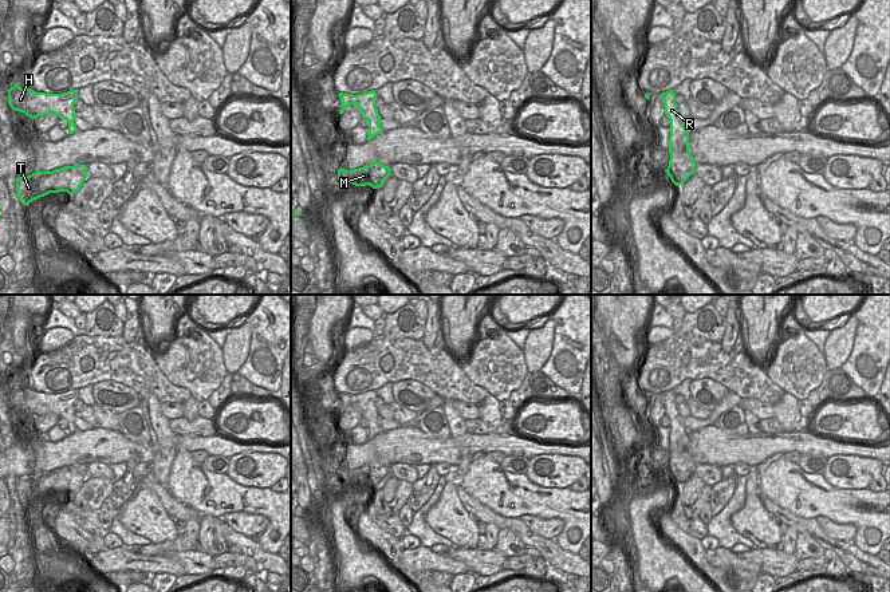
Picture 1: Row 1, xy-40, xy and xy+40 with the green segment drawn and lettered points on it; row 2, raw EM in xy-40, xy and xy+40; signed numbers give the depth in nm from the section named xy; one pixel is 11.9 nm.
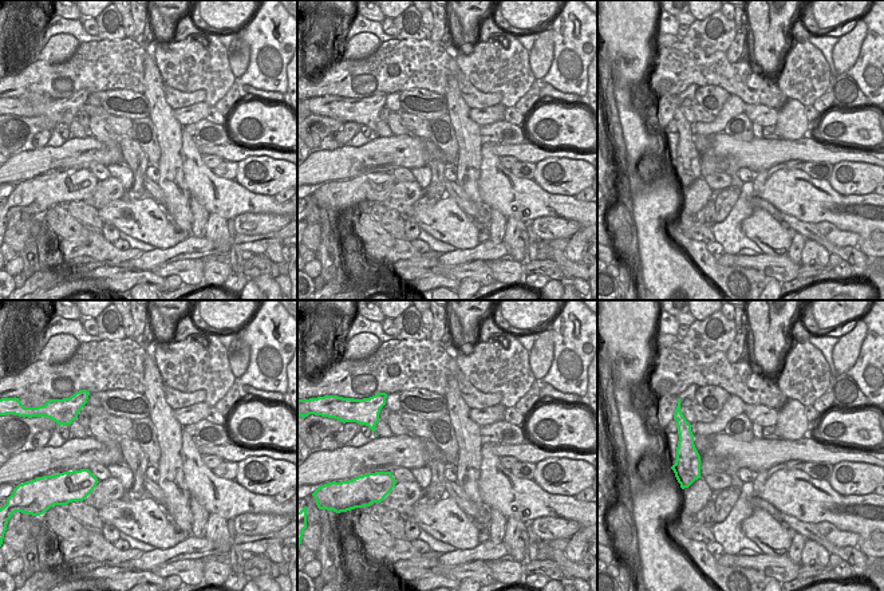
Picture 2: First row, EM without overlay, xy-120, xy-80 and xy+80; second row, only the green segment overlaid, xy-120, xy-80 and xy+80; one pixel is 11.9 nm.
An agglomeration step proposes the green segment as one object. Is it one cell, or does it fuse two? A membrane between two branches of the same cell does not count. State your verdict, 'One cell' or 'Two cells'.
Two cells.

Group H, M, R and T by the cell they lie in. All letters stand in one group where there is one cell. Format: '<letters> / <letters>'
H R / M T

